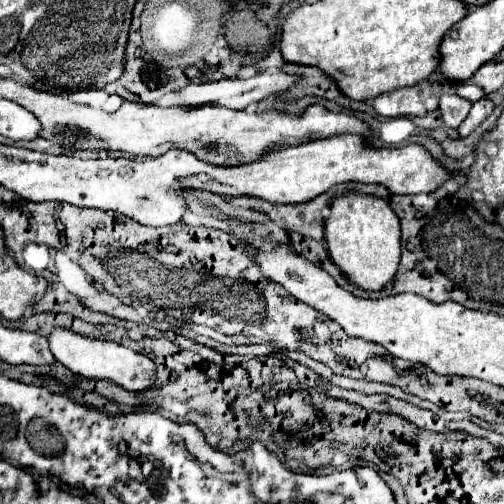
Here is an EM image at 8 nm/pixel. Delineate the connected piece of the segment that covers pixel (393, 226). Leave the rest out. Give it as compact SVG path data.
M362 193L334 197L330 203L330 215L324 221L324 239L332 263L358 287L380 291L394 279L400 261L400 221L388 201Z

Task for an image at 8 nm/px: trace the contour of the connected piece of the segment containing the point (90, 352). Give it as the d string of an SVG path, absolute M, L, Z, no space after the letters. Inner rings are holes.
M54 327L48 337L48 343L50 343L50 351L52 351L54 359L80 377L108 379L108 381L124 387L126 391L142 391L154 383L154 375L156 375L154 363L148 357L144 357L124 345L118 345L114 341L102 341L102 339L74 333L72 329L66 329L66 327Z

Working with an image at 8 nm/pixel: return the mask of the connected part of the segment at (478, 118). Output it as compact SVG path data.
M484 95L482 99L474 101L474 103L472 103L472 109L470 109L470 113L468 113L468 117L466 117L464 123L458 127L460 137L468 137L468 135L492 113L492 109L494 109L494 103L492 103L486 95Z

